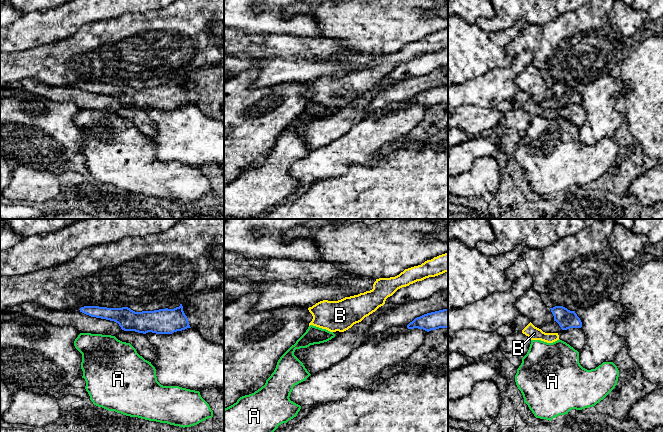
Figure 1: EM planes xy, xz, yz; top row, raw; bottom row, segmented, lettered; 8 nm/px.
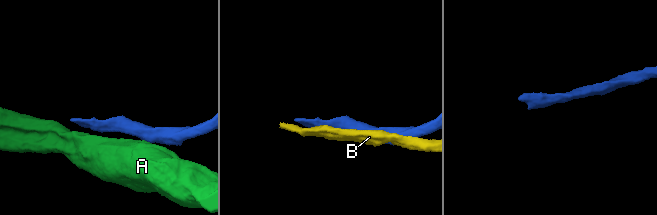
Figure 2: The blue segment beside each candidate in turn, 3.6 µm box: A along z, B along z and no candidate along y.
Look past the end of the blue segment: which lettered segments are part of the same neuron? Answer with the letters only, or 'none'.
none

